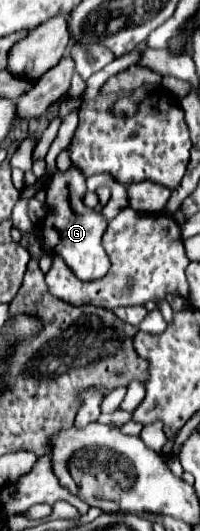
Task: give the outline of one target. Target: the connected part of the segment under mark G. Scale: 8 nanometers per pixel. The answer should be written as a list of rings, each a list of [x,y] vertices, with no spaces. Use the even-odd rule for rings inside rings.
[[[70,165],[68,171],[54,171],[50,185],[46,187],[46,217],[41,223],[43,234],[42,249],[48,256],[62,257],[74,275],[82,281],[100,279],[110,269],[110,259],[102,247],[102,235],[108,227],[108,221],[102,213],[84,205],[86,193],[86,175],[78,167]]]

